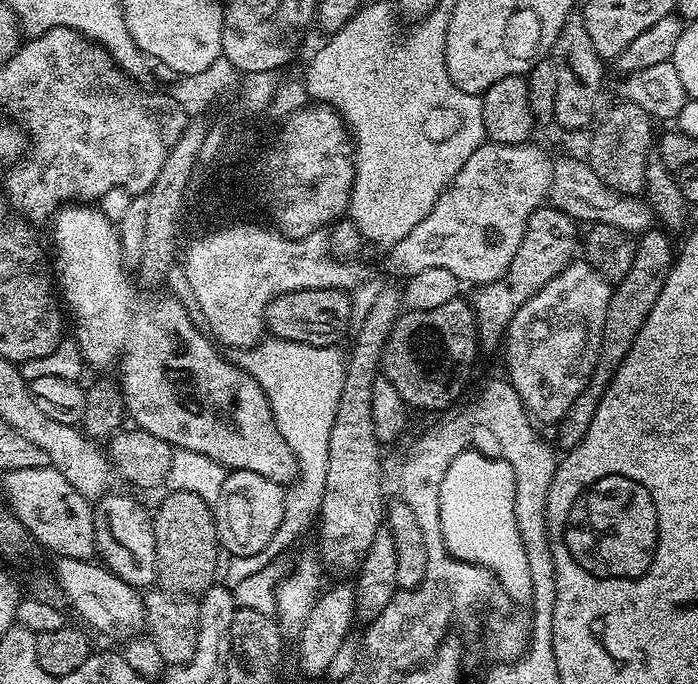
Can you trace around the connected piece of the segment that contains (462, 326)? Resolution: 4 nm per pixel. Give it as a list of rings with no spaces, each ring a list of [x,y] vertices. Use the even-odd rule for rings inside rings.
[[[457,298],[446,302],[446,306],[434,306],[434,310],[405,311],[396,319],[394,330],[390,330],[390,338],[384,347],[382,376],[391,382],[398,394],[402,394],[409,409],[421,408],[424,412],[440,412],[443,408],[450,407],[464,392],[464,383],[476,364],[478,337],[476,315],[472,312],[471,303],[462,300]]]

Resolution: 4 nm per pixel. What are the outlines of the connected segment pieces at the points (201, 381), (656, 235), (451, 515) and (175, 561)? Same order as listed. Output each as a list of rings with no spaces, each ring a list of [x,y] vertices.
[[[73,202],[64,205],[52,217],[50,227],[52,244],[56,247],[54,280],[70,313],[71,323],[72,320],[76,323],[74,339],[80,348],[83,363],[104,368],[114,363],[116,356],[124,356],[120,360],[118,387],[124,399],[127,419],[135,427],[154,434],[154,438],[162,438],[173,449],[206,454],[214,462],[224,465],[225,469],[262,474],[262,478],[270,478],[281,486],[295,485],[300,463],[286,438],[282,438],[272,417],[270,402],[261,394],[256,379],[245,372],[239,363],[232,361],[231,364],[220,357],[221,349],[192,325],[192,316],[184,309],[182,301],[172,296],[140,300],[136,293],[137,285],[132,285],[124,277],[126,261],[117,225],[108,220],[99,207]]]
[[[649,230],[635,241],[636,253],[634,263],[630,265],[630,274],[626,274],[626,278],[622,278],[622,282],[611,289],[612,296],[606,309],[605,325],[602,326],[599,356],[596,357],[596,364],[589,374],[588,385],[574,398],[572,408],[558,424],[561,449],[567,450],[578,446],[586,430],[590,430],[590,422],[594,422],[594,410],[598,410],[602,394],[614,378],[618,366],[624,361],[624,355],[631,350],[634,338],[638,330],[642,330],[642,322],[646,322],[654,302],[658,302],[658,294],[662,294],[662,286],[666,282],[668,271],[672,268],[672,260],[660,260],[660,252],[668,248],[669,237],[663,231],[656,231]]]
[[[475,450],[458,454],[454,462],[446,470],[446,478],[442,478],[440,487],[440,521],[442,522],[442,538],[446,550],[463,564],[476,564],[492,573],[495,583],[516,604],[524,606],[532,603],[532,579],[530,578],[530,562],[526,559],[526,550],[518,530],[518,522],[514,514],[514,498],[516,482],[514,470],[505,460],[496,460],[492,456],[484,456]]]
[[[176,489],[166,492],[156,512],[152,514],[152,529],[154,530],[155,549],[157,551],[156,581],[159,589],[170,595],[195,597],[215,585],[218,570],[218,558],[222,555],[219,547],[215,513],[204,499],[189,491]]]

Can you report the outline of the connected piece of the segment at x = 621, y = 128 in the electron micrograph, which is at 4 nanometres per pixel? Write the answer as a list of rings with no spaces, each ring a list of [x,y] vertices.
[[[620,102],[604,116],[600,125],[595,125],[596,133],[592,136],[592,145],[588,148],[586,159],[591,164],[594,174],[602,182],[623,196],[640,196],[644,191],[644,175],[648,165],[648,154],[654,144],[652,127],[654,121],[642,110],[642,106]]]

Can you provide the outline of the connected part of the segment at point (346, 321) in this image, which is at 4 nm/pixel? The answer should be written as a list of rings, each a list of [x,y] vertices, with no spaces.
[[[319,288],[318,290],[294,290],[275,296],[264,315],[267,331],[275,339],[286,342],[302,342],[306,346],[339,345],[344,331],[351,325],[351,302],[349,293],[338,288]]]

